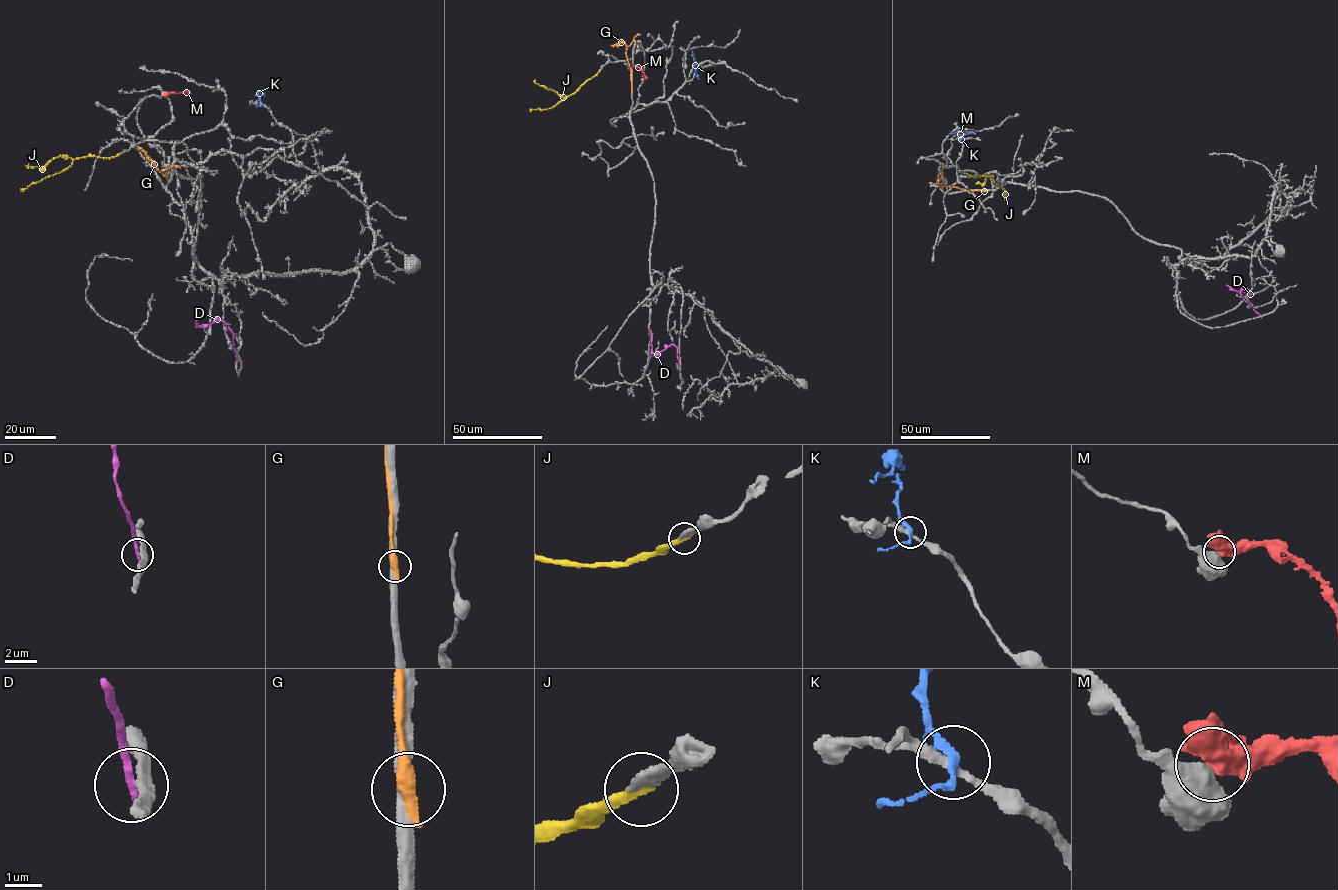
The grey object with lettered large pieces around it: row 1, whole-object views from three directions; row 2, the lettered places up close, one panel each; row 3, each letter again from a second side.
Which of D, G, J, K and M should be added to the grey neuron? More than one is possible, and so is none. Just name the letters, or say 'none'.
J

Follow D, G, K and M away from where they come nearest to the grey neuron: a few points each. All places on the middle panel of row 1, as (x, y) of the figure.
D: (679, 365), (677, 348), (673, 344), (652, 352), (651, 330)
G: (632, 91), (626, 46), (624, 42), (611, 45)
K: (697, 64), (696, 74), (693, 53)
M: (630, 66), (637, 65), (647, 78)

